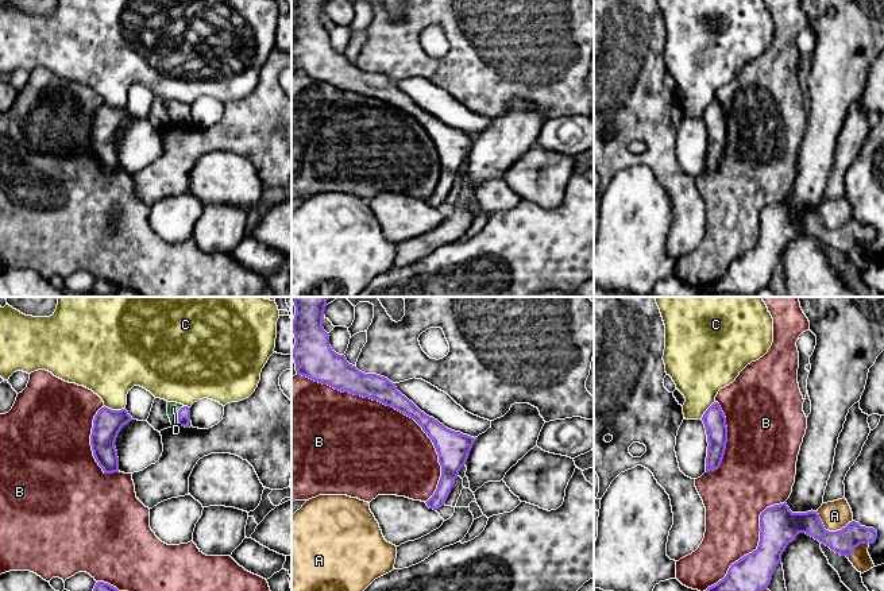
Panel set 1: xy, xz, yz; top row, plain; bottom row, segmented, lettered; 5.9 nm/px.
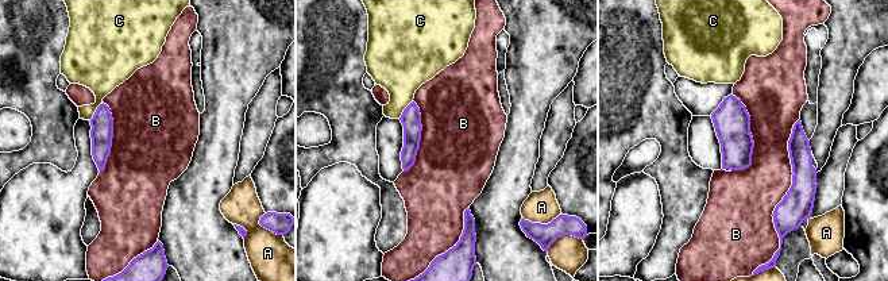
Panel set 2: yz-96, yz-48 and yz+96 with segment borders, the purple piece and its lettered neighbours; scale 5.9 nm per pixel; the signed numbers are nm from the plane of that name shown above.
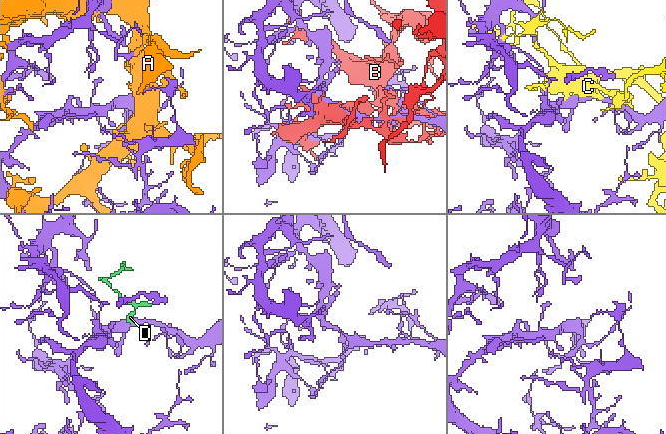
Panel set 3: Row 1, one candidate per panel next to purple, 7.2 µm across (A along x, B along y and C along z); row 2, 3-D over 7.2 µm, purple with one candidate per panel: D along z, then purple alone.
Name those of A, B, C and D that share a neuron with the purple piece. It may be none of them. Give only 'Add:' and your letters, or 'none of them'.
Add: D

